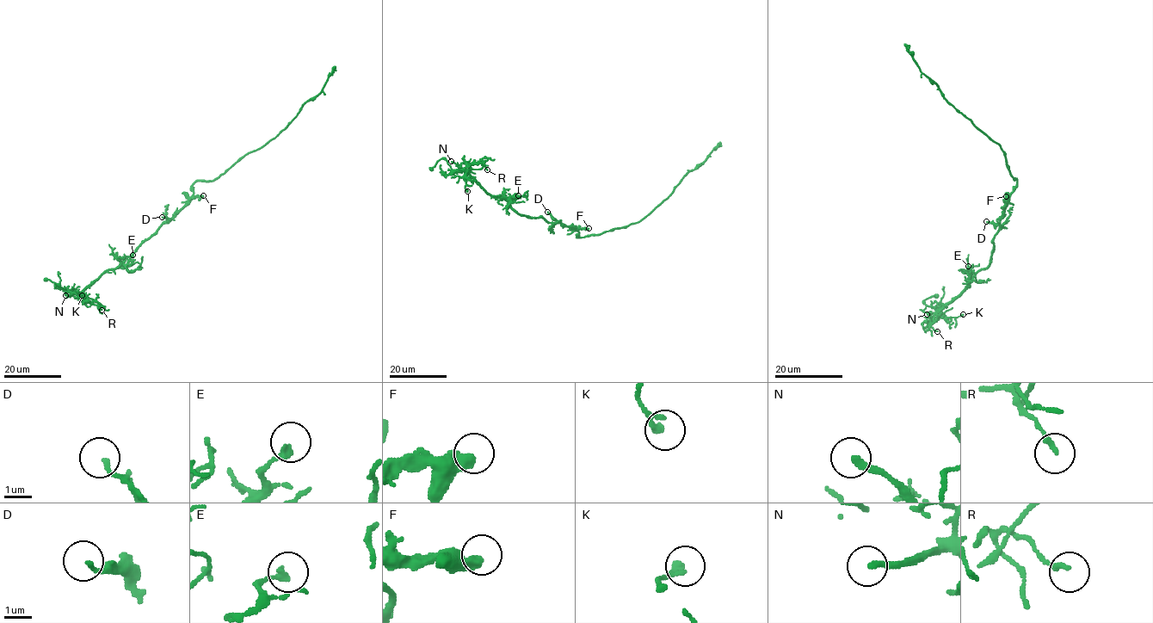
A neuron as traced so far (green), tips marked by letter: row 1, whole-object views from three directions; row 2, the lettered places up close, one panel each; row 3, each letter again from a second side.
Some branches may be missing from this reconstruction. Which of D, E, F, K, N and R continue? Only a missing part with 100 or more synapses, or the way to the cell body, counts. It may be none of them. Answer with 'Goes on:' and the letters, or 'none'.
Goes on: N

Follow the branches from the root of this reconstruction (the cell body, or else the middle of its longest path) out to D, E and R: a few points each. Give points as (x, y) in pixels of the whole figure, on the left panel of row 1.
D: (192, 188), (192, 196), (171, 218), (162, 217)
E: (192, 188), (193, 194), (188, 200), (130, 255), (126, 256), (123, 262), (126, 264), (132, 255)
R: (192, 188), (192, 196), (180, 209), (115, 268), (107, 269), (83, 291), (101, 310)

